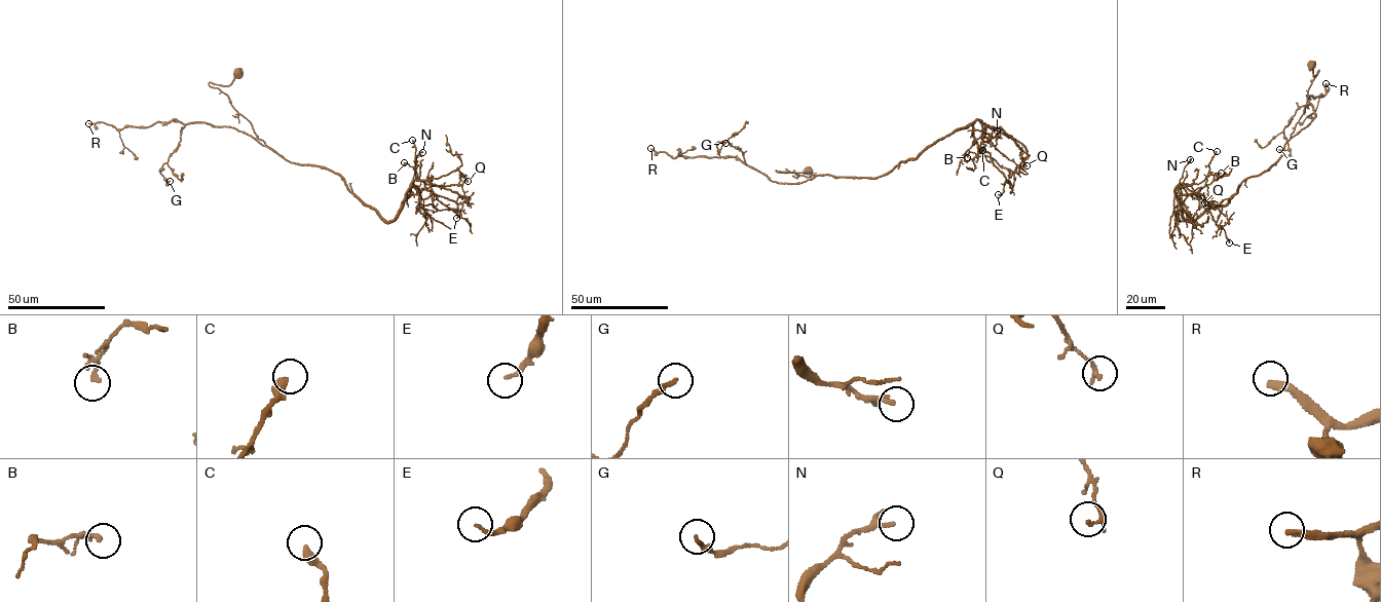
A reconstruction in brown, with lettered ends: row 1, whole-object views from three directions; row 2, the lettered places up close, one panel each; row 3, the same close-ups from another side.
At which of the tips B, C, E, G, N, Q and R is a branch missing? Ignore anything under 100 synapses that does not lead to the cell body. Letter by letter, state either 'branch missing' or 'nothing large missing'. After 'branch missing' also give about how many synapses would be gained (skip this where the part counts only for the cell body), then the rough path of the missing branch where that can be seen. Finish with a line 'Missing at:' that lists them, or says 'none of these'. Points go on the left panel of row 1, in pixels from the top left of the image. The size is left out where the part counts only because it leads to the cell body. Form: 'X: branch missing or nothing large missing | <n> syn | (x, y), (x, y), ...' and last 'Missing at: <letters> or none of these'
B: nothing large missing
C: nothing large missing
E: nothing large missing
G: nothing large missing
N: nothing large missing
Q: nothing large missing
R: branch missing | 190 syn
Missing at: R

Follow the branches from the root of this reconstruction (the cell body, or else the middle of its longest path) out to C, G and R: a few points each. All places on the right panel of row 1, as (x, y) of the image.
C: (1312, 66), (1313, 76), (1319, 71), (1279, 158), (1189, 221), (1178, 197), (1204, 185), (1217, 151)
G: (1312, 66), (1290, 140), (1316, 116), (1301, 106), (1279, 149)
R: (1312, 66), (1313, 76), (1319, 71), (1290, 140), (1316, 116), (1307, 96), (1324, 95), (1326, 83)

